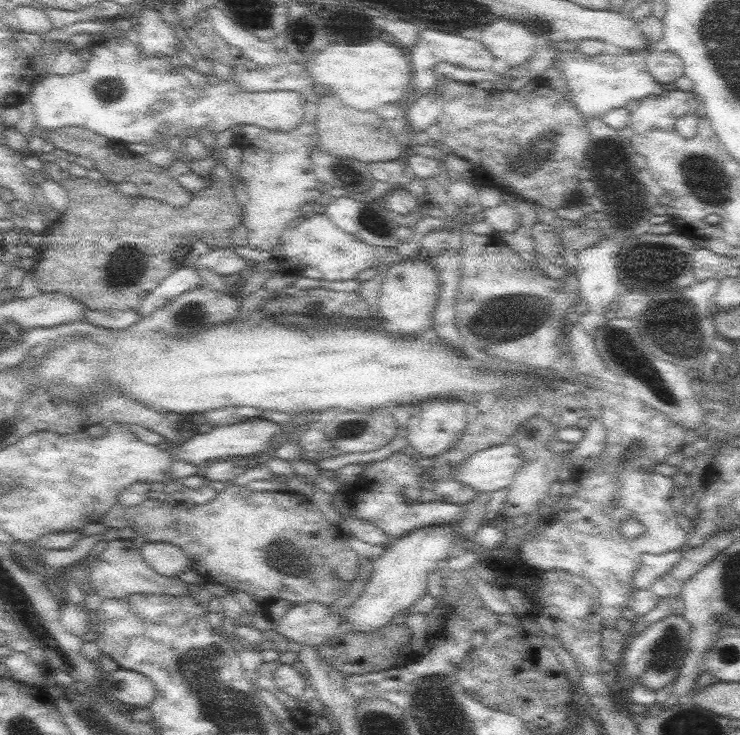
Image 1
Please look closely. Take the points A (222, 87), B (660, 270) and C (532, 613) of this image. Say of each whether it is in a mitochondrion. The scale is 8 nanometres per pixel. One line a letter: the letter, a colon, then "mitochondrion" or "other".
A: other
B: mitochondrion
C: other

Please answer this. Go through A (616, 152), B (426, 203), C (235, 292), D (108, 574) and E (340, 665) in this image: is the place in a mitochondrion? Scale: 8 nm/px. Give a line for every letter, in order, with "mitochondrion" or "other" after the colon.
A: other
B: other
C: other
D: other
E: other

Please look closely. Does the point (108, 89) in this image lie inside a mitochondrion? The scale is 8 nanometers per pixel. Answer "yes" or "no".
yes

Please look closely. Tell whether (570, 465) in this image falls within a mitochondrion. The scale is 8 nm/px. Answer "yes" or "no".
no

